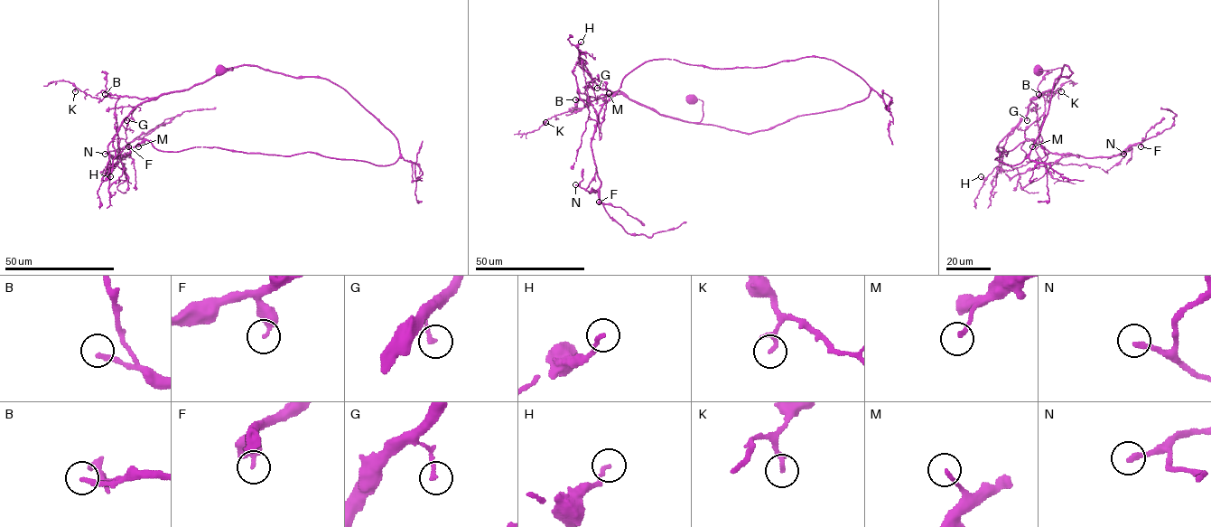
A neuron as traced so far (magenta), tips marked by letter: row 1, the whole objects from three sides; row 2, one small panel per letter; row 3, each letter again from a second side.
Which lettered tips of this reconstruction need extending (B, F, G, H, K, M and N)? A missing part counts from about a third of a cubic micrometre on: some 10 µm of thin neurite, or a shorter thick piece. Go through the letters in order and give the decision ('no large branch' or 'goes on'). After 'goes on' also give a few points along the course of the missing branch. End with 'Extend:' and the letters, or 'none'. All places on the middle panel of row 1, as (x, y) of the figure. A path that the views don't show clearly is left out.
B: no large branch
F: no large branch
G: no large branch
H: no large branch
K: no large branch
M: no large branch
N: goes on
Extend: N

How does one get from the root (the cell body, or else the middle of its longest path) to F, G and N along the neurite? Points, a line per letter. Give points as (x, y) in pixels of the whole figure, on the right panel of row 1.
F: (1038, 70), (1072, 72), (1055, 80), (1029, 154), (996, 159), (1029, 140), (1090, 157), (1141, 146)
G: (1038, 70), (1060, 68), (1061, 73), (1051, 89), (1031, 100), (1026, 117), (1027, 120)
N: (1038, 70), (1072, 72), (1055, 80), (1029, 154), (996, 159), (1029, 140), (1123, 154)

